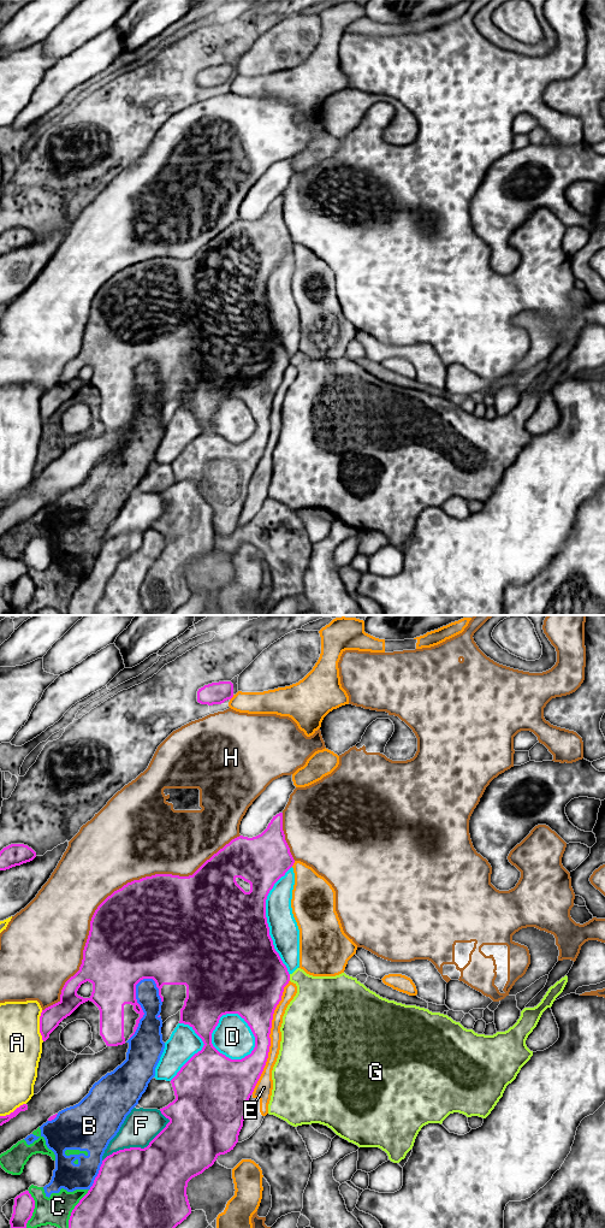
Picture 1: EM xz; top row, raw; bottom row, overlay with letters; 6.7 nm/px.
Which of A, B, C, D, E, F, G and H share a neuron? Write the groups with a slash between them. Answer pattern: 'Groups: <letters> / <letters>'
Groups: A / B C / D / E / F / G / H

